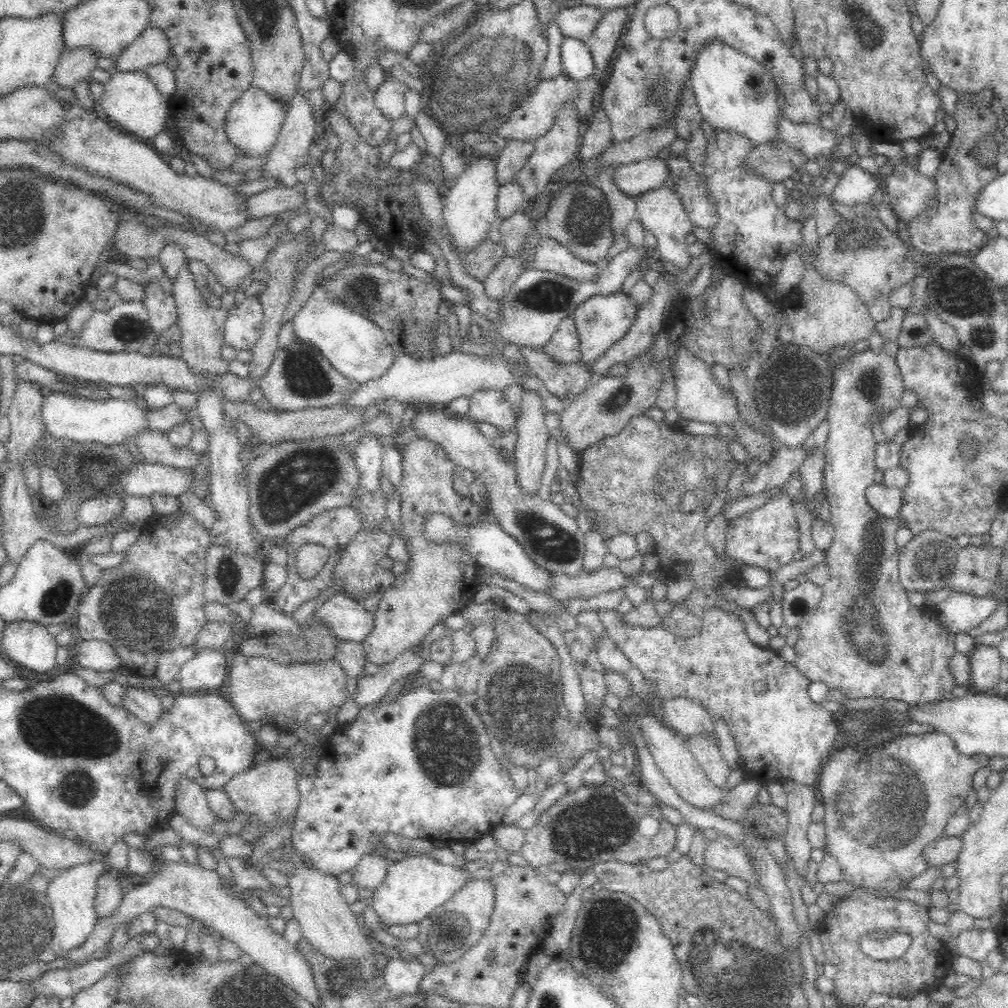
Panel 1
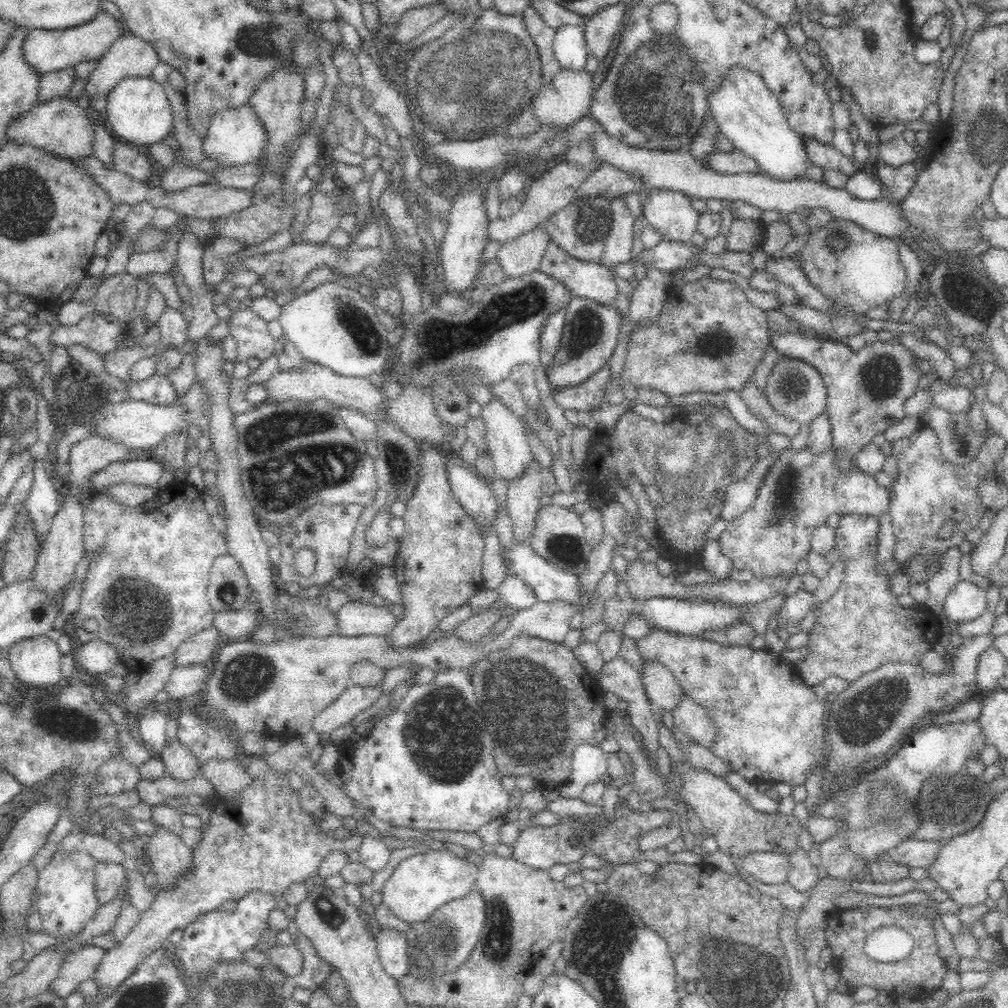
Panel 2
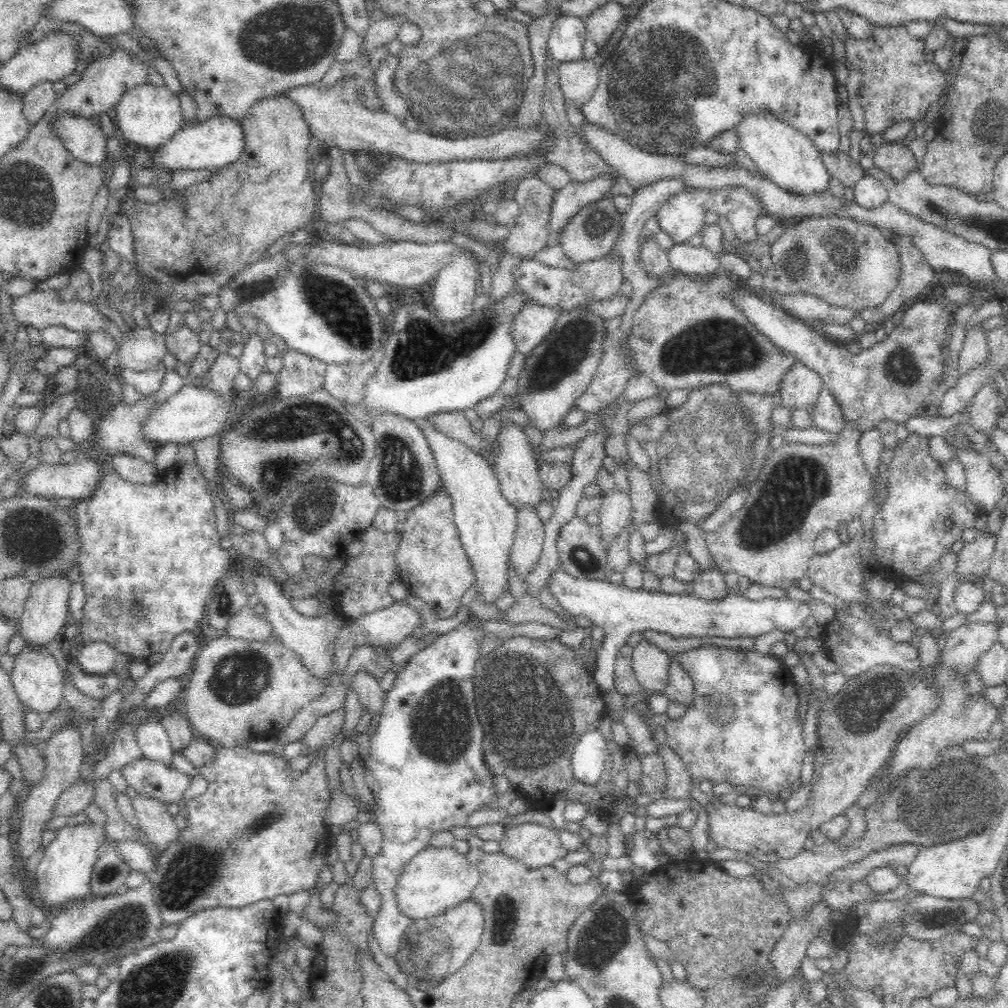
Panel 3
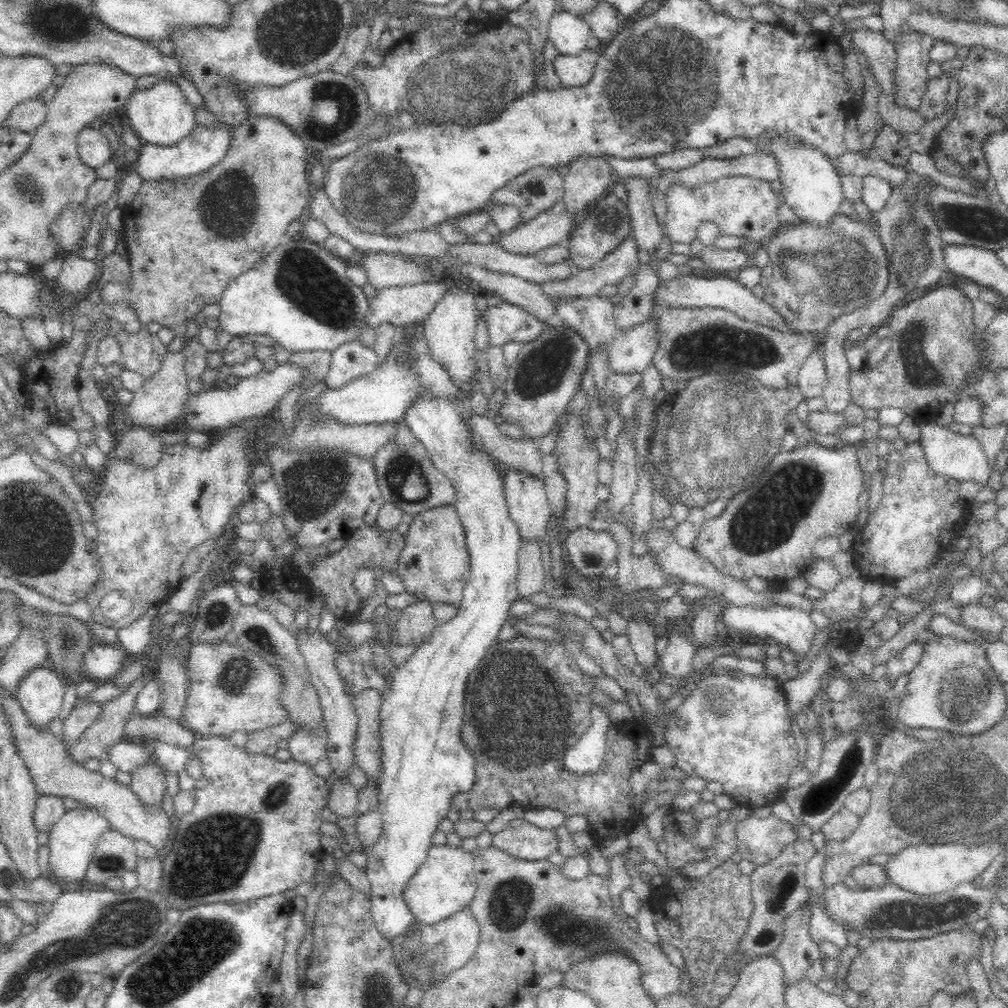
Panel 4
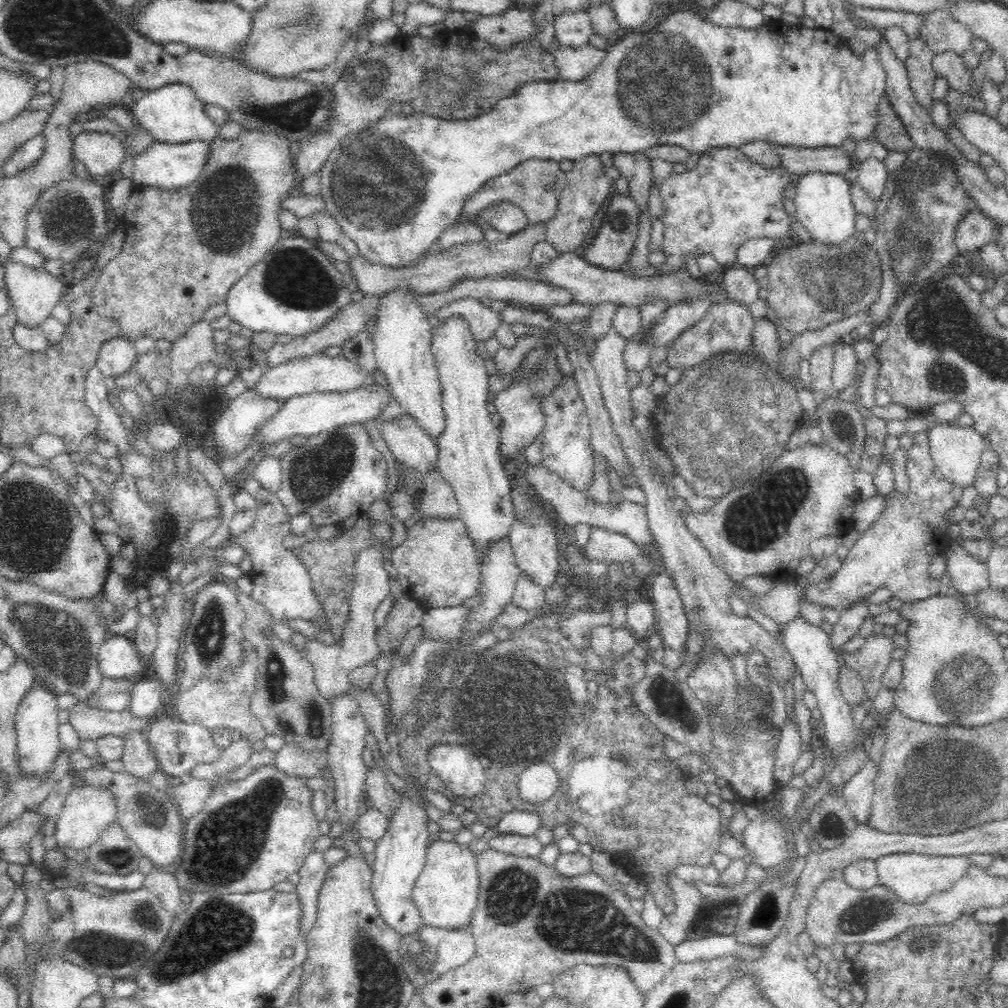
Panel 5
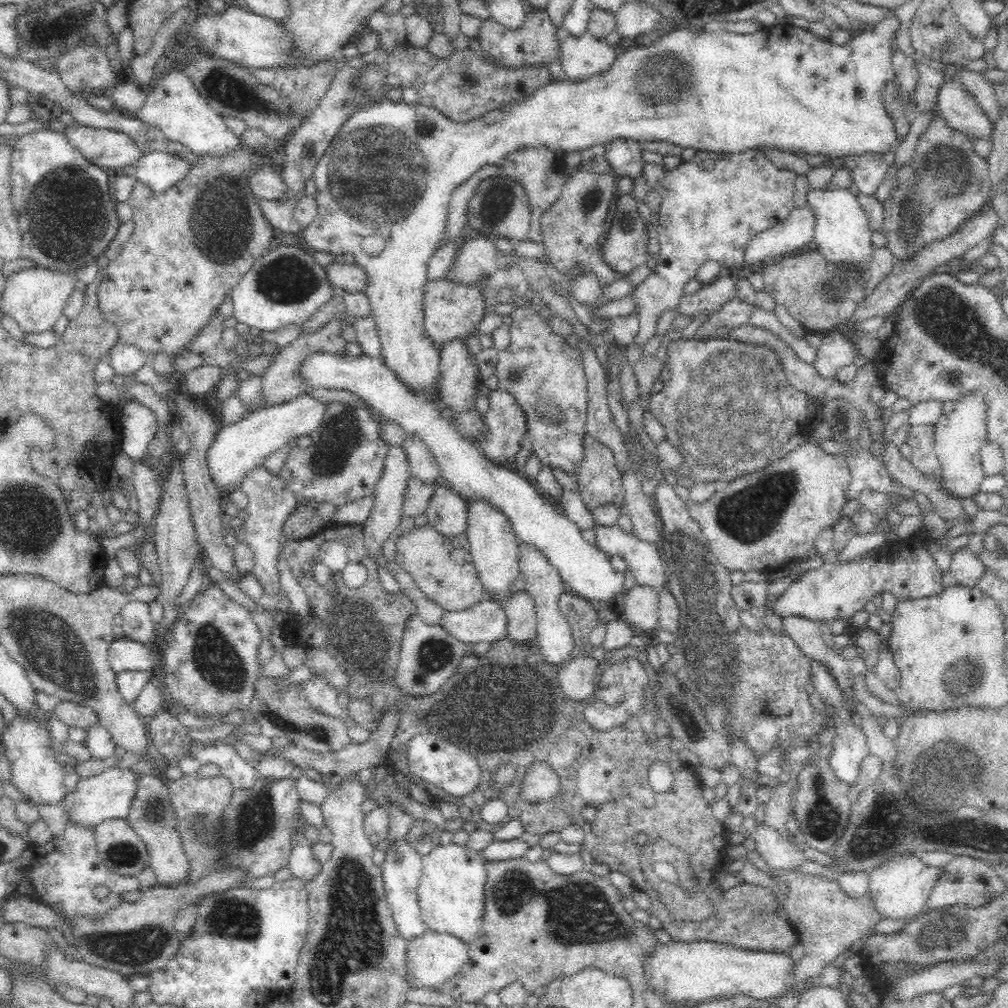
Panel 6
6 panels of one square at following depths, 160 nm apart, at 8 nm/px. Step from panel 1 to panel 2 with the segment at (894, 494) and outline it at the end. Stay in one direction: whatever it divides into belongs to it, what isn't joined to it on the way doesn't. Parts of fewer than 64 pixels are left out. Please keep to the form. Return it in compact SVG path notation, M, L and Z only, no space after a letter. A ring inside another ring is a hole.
M808 446L798 452L794 452L792 448L786 448L777 453L776 460L764 473L753 506L739 518L727 524L726 530L717 538L717 543L725 557L732 561L733 570L748 568L759 579L791 579L797 574L796 564L806 559L811 550L812 533L816 531L816 528L826 525L826 521L832 514L878 517L883 513L888 513L889 492L890 489L880 485L874 475L860 469L857 458L852 459L848 466L840 466L840 453L835 446L824 454L815 454Z

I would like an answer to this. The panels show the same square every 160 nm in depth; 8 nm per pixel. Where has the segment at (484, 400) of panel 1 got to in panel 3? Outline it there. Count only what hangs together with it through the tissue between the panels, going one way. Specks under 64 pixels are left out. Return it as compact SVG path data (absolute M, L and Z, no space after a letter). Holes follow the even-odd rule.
M506 422L497 437L500 446L498 455L491 459L491 464L494 466L498 481L500 481L503 497L508 503L517 511L532 509L536 512L536 508L542 500L542 491L545 488L539 477L539 465L535 462L531 446L528 443L529 437L531 437L531 433L526 429L520 428L515 422Z

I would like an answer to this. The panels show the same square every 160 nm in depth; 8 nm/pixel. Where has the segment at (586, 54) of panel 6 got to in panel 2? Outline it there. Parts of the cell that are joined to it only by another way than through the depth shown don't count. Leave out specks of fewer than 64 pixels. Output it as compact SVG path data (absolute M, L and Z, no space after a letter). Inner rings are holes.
M562 69L548 86L542 86L540 94L534 100L536 119L540 124L546 125L571 125L581 118L590 116L590 102L594 94L592 76L588 70Z

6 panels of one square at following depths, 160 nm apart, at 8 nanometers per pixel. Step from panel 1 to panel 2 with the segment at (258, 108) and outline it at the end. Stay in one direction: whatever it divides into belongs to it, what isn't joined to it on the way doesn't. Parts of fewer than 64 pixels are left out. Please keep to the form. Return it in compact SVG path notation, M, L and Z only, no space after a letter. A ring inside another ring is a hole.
M246 104L240 108L222 110L212 117L208 132L202 139L202 156L224 166L253 164L262 154L265 134L254 111Z

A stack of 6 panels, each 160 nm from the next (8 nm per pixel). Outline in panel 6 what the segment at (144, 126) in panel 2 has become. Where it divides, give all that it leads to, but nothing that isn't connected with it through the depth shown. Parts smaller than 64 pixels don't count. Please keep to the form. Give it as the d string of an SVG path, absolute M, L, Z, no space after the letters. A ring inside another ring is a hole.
M180 69L171 70L163 76L162 80L156 82L142 108L133 117L150 126L160 128L169 141L180 142L201 157L222 158L242 145L240 139L228 129L224 116L216 112L200 96L195 82Z

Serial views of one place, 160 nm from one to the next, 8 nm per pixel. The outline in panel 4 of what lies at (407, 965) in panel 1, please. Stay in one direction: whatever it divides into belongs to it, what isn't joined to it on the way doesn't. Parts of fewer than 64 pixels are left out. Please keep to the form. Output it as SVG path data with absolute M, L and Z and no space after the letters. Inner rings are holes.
M420 395L409 405L402 421L412 435L425 447L432 463L446 474L456 491L454 506L466 533L470 553L471 573L464 588L456 616L440 624L432 636L416 649L414 654L391 675L390 686L381 691L380 759L382 776L378 782L378 810L383 822L379 842L366 849L368 864L364 868L370 882L371 914L378 931L393 940L406 933L415 917L405 902L404 890L416 874L433 846L432 835L440 822L448 817L454 796L464 797L474 786L475 760L458 733L462 726L462 696L469 674L484 659L495 644L495 638L510 616L512 602L516 602L519 552L522 539L516 524L510 519L503 493L503 481L491 458L476 451L473 440L465 433L456 405L444 396Z

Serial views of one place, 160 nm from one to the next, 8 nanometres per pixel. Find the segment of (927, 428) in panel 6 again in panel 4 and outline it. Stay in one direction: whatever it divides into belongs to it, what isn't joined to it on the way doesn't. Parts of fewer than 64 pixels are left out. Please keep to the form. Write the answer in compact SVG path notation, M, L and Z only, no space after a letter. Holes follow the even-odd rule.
M920 440L917 442L908 443L900 451L893 451L885 459L887 459L888 463L886 469L883 470L884 494L882 503L880 504L880 507L871 514L869 522L862 529L862 531L856 534L855 541L851 550L854 553L855 557L855 568L861 572L862 577L868 578L868 580L874 580L874 582L884 582L884 580L888 580L888 578L892 578L892 580L900 580L901 578L910 576L910 574L914 574L914 572L922 572L922 570L928 570L928 568L932 566L932 562L943 561L947 556L946 546L948 546L948 542L950 542L950 540L952 540L952 538L954 538L956 535L960 534L969 522L968 503L965 502L962 497L960 497L958 481L936 474L936 472L934 472L930 468L930 465L926 461L925 453Z

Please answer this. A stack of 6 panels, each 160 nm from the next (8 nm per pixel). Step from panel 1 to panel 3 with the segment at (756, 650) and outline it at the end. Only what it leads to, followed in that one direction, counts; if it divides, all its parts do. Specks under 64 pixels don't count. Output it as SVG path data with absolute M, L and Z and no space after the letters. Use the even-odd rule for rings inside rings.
M706 644L699 648L694 648L684 652L672 653L672 658L677 658L688 671L688 675L693 680L693 697L691 705L685 710L685 714L678 720L668 721L666 724L667 746L670 747L682 759L692 778L699 784L708 780L712 784L728 784L728 786L742 786L754 790L753 798L764 796L765 794L779 793L796 782L801 776L801 764L805 755L806 745L802 739L802 725L800 725L798 713L798 697L796 694L796 683L787 665L779 658L770 654L760 654L760 652L750 649L730 649L716 647L712 644Z

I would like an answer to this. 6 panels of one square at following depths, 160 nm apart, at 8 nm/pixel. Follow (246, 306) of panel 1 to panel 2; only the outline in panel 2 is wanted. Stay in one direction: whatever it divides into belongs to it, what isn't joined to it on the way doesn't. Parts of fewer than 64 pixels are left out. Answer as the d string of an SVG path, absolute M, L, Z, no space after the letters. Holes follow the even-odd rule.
M237 308L227 322L229 334L238 343L235 360L240 364L247 364L250 358L256 358L262 363L273 354L275 341L268 331L267 322L258 317L251 308Z

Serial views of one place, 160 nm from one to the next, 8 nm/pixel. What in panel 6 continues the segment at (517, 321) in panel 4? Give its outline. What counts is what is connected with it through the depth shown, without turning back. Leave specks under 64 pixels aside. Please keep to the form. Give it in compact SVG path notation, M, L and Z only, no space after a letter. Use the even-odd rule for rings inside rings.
M448 279L427 282L423 288L423 335L430 342L440 346L448 340L469 337L476 333L476 327L488 313L485 301L476 285L454 283Z

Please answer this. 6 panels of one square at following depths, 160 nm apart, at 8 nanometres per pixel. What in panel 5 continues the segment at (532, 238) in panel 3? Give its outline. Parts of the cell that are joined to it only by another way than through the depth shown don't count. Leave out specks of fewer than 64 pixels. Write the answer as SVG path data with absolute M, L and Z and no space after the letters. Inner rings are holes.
M530 159L516 165L516 168L492 178L484 183L478 190L471 194L463 203L460 216L465 221L468 216L478 214L484 207L490 206L501 200L514 201L524 213L530 226L534 224L545 224L556 214L560 195L566 184L566 174L560 166L560 162L542 159Z

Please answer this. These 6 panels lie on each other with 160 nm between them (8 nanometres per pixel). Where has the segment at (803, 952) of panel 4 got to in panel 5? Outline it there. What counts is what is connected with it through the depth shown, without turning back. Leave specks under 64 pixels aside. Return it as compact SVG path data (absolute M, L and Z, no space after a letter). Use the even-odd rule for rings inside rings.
M736 935L710 936L699 940L685 940L673 946L677 962L689 963L705 961L722 956L738 956L746 960L756 960L762 954L762 948L741 946Z

